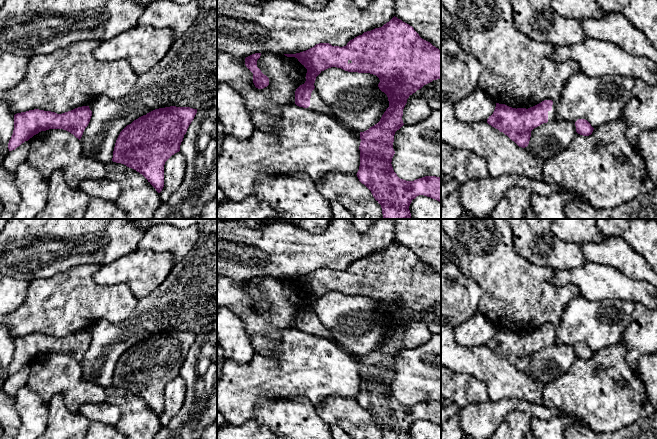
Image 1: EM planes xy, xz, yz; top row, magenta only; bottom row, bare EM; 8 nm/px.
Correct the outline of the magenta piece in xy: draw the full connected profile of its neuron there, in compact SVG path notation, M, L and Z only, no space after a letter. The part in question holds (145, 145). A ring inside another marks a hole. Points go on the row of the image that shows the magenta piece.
M170 106L139 117L120 132L112 161L136 170L160 193L164 187L165 162L180 151L181 142L196 113L197 109L190 107Z

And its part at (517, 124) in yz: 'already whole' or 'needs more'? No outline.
needs more

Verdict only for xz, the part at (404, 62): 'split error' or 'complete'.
split error

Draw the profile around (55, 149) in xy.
M66 130L41 131L28 141L30 150L26 161L47 180L57 170L62 170L67 185L79 189L83 180L106 175L105 165L86 156L81 141Z

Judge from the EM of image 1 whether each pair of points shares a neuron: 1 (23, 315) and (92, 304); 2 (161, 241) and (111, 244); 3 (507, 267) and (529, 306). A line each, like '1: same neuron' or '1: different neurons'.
1: same neuron
2: different neurons
3: same neuron

